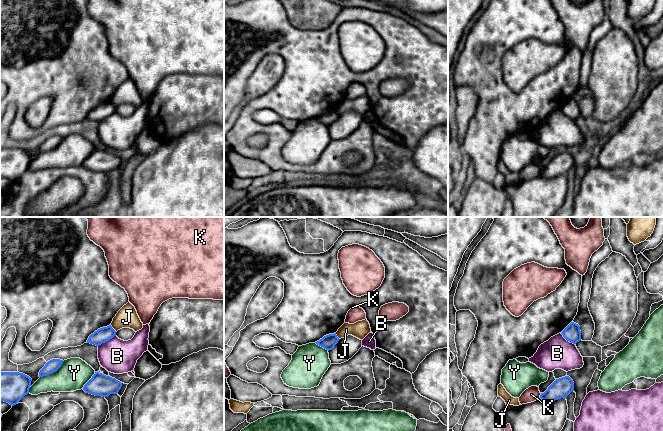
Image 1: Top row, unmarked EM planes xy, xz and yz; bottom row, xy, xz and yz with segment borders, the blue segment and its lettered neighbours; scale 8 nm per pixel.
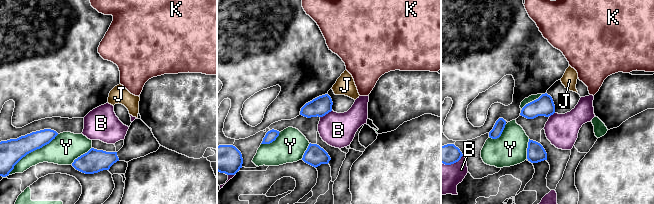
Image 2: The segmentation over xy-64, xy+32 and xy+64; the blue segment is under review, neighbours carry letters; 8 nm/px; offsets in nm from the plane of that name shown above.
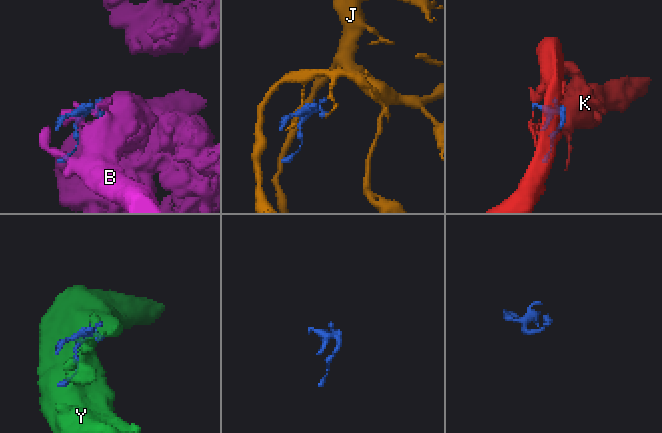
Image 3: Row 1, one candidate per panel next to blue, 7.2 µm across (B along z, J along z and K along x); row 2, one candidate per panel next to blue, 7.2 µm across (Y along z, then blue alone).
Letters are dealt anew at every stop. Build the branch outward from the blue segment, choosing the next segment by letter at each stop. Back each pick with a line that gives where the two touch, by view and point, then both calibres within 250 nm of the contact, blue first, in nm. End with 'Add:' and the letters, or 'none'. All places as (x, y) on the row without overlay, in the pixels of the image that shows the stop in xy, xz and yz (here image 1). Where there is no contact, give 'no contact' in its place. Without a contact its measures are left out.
Add: none

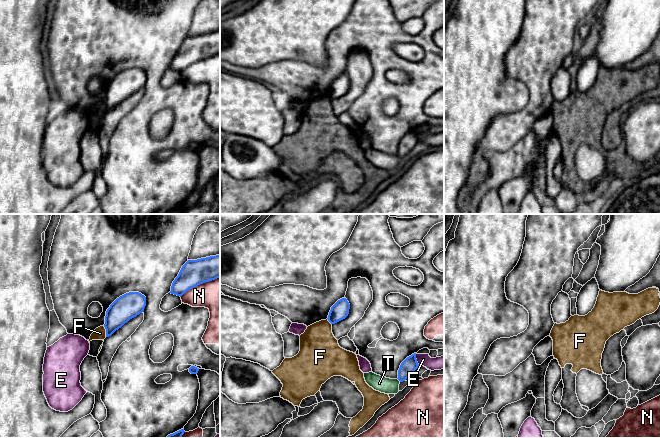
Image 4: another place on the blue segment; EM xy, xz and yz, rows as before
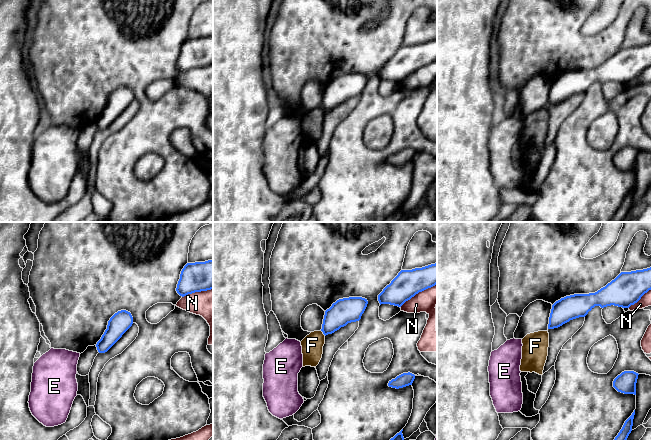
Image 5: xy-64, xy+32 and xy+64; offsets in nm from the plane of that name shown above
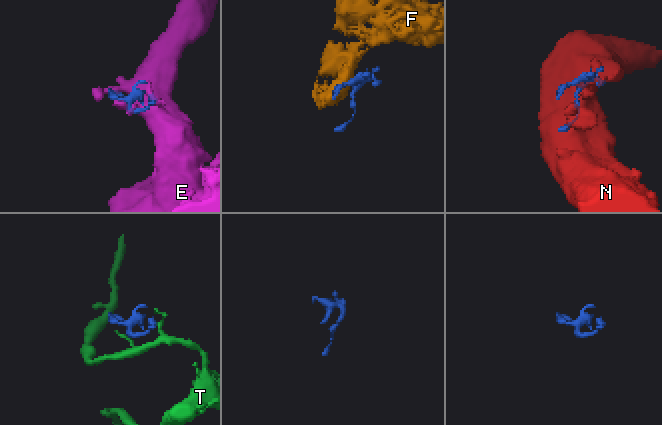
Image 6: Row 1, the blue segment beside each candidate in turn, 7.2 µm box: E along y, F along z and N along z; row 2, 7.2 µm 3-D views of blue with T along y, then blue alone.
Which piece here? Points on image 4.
Add: none

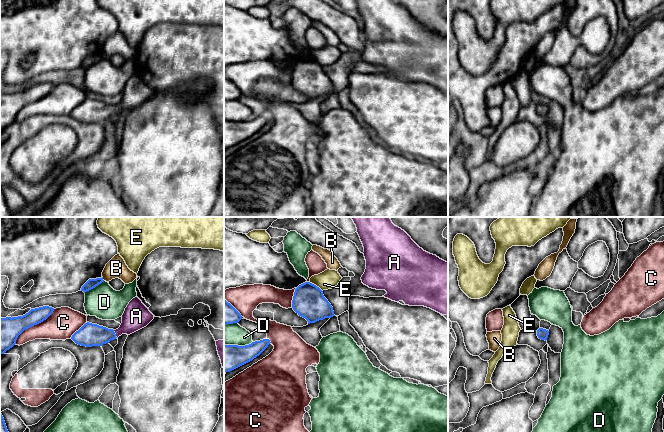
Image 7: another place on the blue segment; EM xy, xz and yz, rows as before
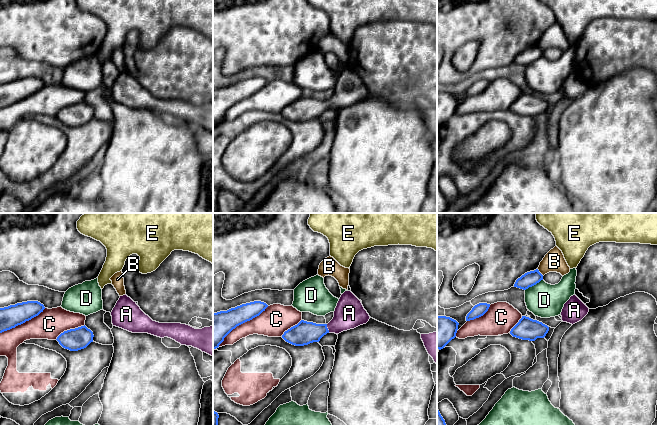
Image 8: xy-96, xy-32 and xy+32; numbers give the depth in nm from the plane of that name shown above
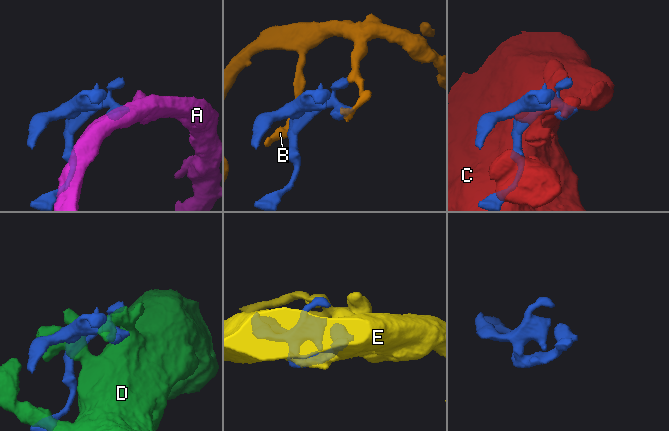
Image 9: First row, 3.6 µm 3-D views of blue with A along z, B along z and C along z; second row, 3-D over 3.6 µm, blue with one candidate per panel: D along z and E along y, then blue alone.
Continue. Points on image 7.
A: xy (115, 110) | 180/220 nm
Add: A

